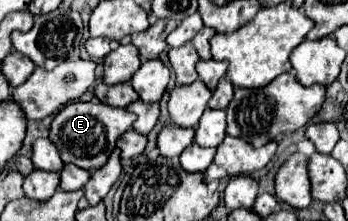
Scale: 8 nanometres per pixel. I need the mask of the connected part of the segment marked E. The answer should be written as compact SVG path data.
M71 102L61 108L49 126L49 138L57 146L63 162L77 164L89 172L103 166L115 148L115 142L135 122L135 114L125 108L113 108L101 102Z

